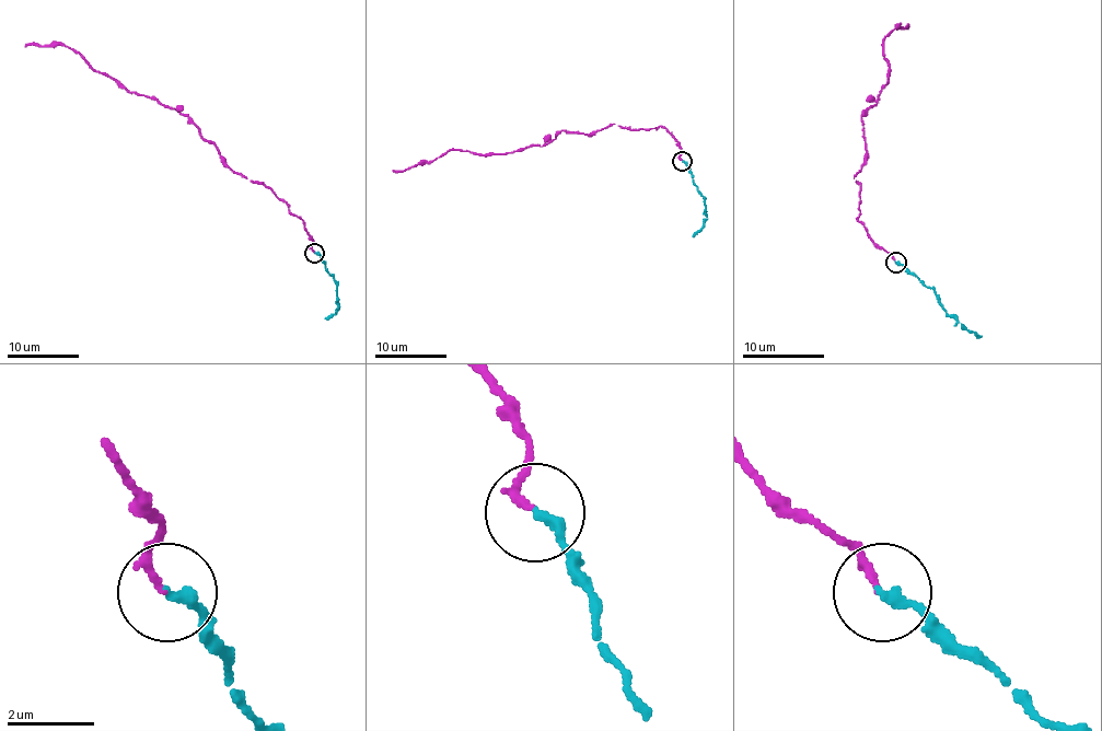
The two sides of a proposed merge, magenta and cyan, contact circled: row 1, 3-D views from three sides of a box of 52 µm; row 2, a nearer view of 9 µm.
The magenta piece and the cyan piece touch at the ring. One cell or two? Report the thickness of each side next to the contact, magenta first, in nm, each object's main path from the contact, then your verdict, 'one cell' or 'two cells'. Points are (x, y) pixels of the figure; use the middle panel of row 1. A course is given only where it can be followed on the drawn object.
150 nm thick on the magenta side, 260 nm on the other; magenta runs (682, 160), (662, 127), (615, 124), (587, 134), (563, 130), (541, 147), (512, 152), (447, 150), (393, 172); cyan runs (682, 161), (704, 197), (707, 217), (693, 236); one cell

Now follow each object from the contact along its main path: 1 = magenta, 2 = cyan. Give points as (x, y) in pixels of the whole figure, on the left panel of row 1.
1: (314, 252), (303, 221), (269, 187), (236, 174), (219, 149), (173, 107), (128, 93), (64, 44), (25, 46)
2: (314, 252), (334, 277), (339, 306), (325, 318)

